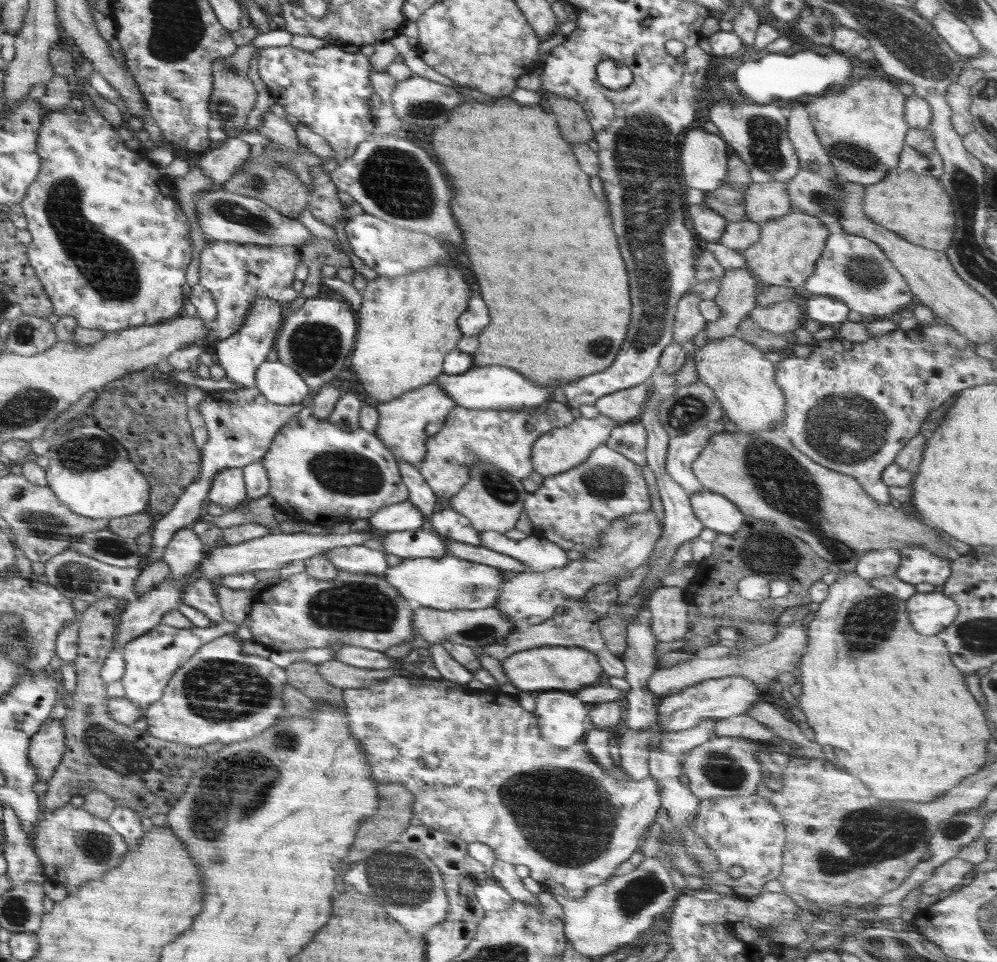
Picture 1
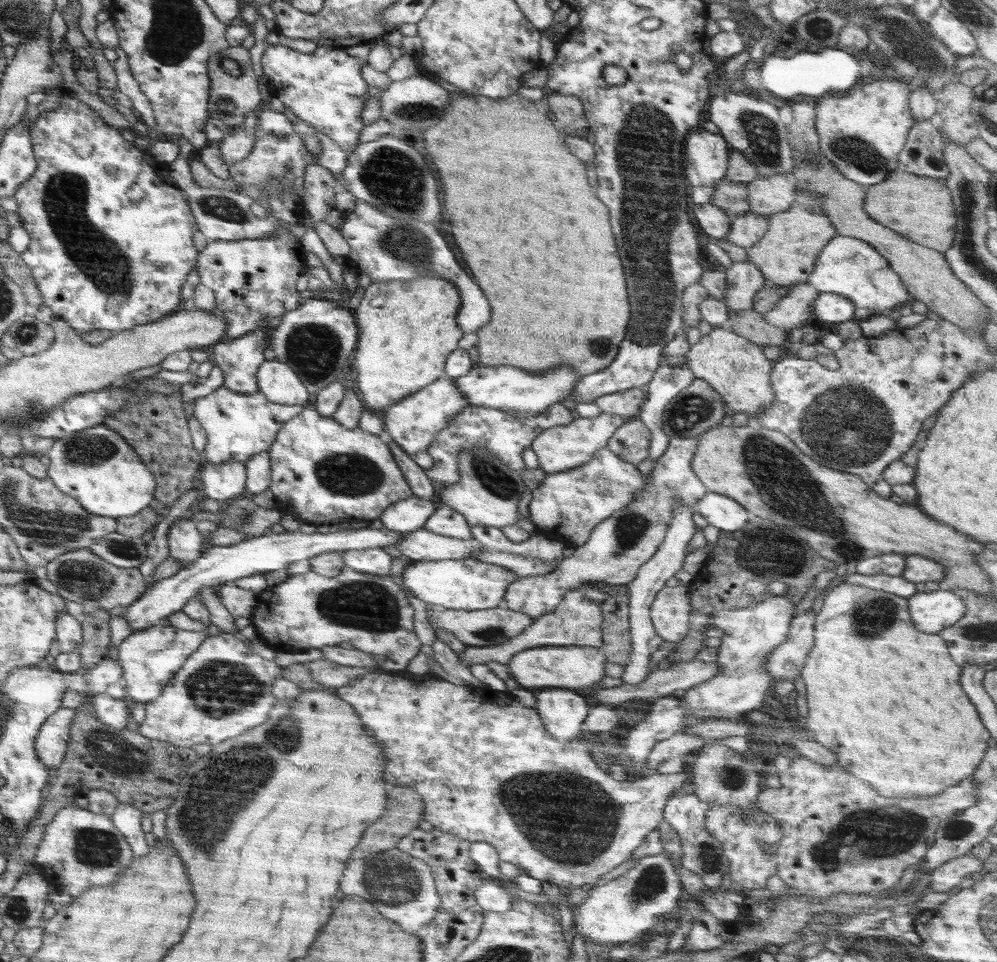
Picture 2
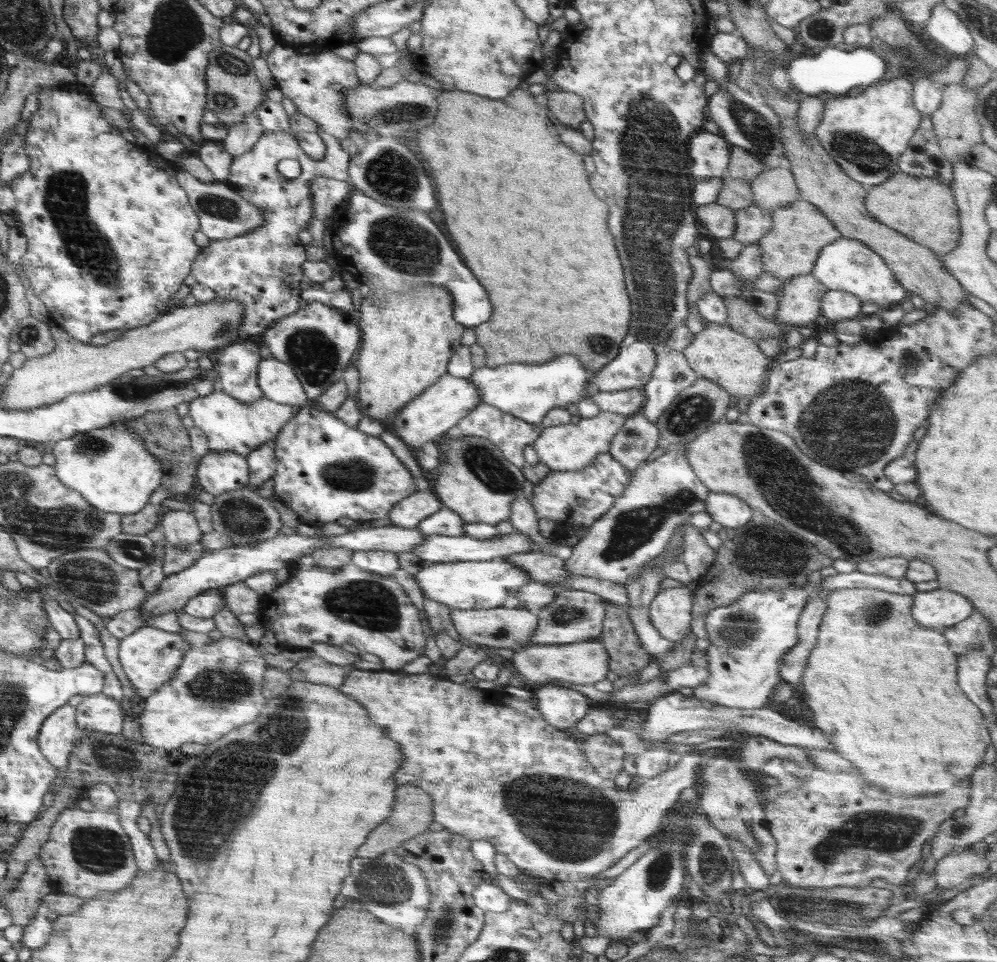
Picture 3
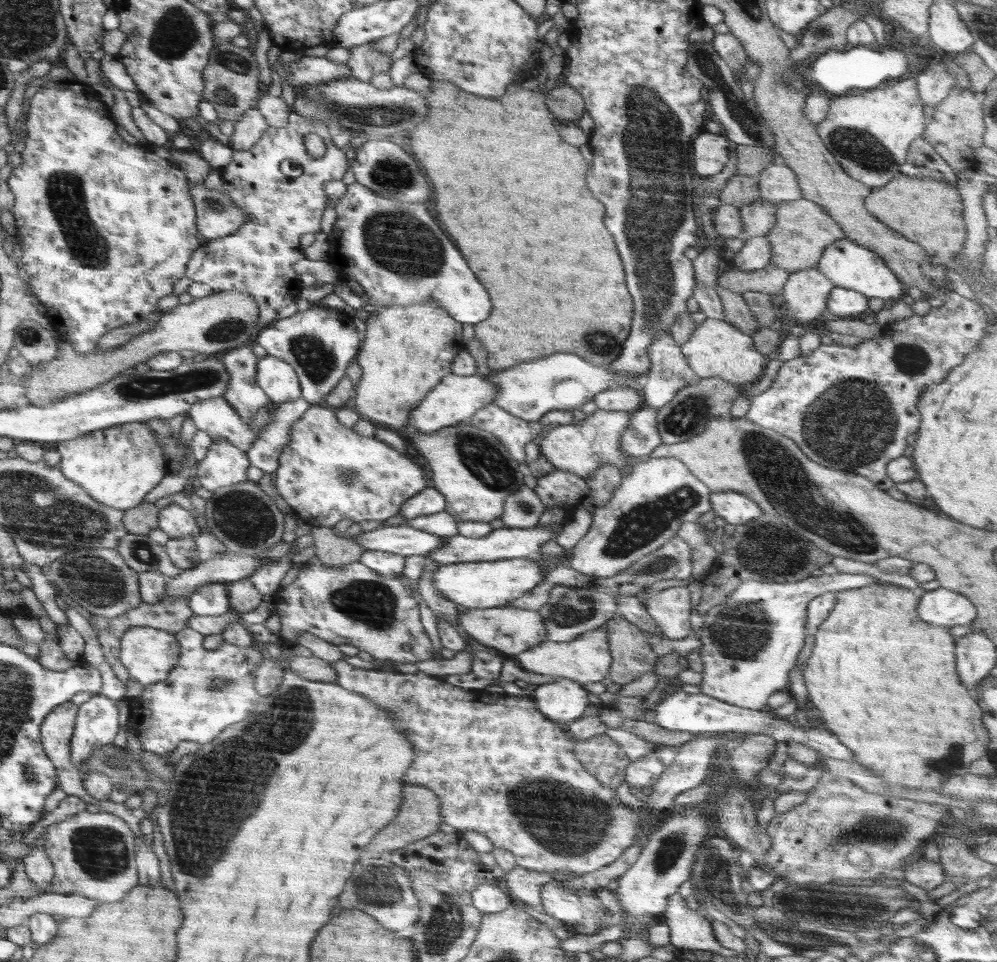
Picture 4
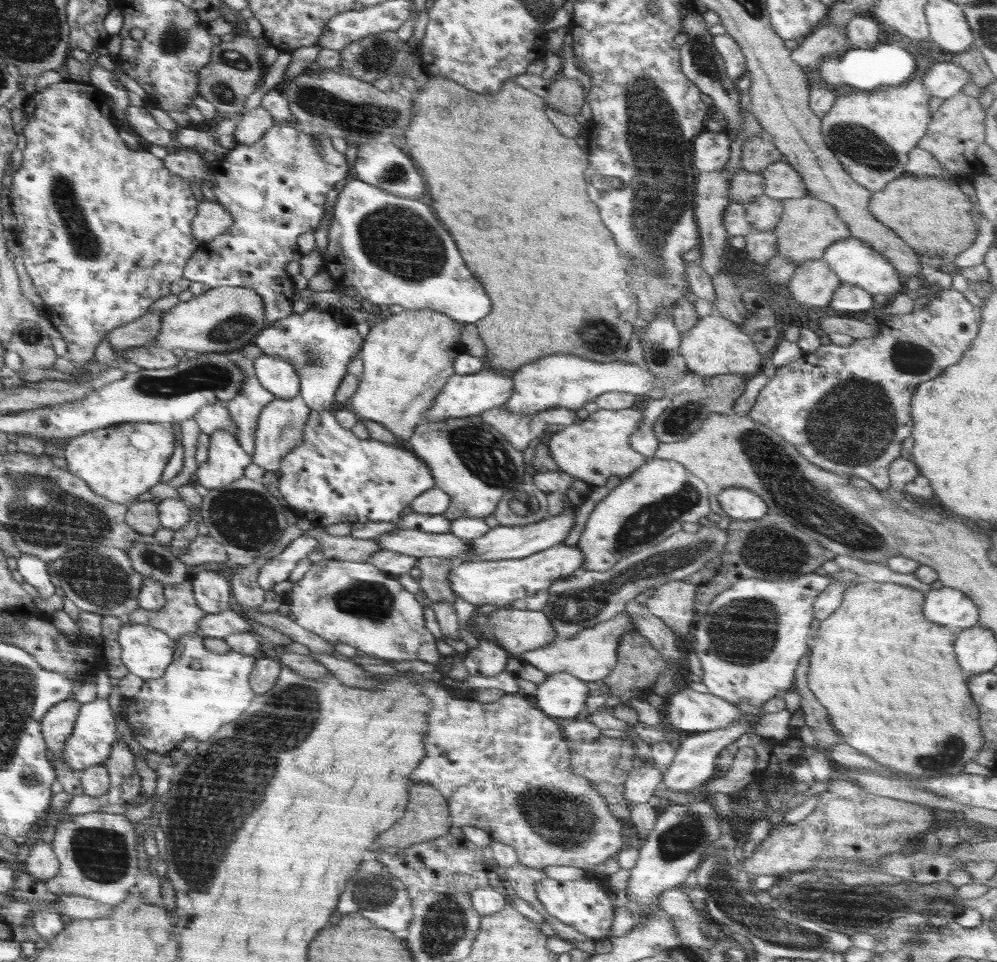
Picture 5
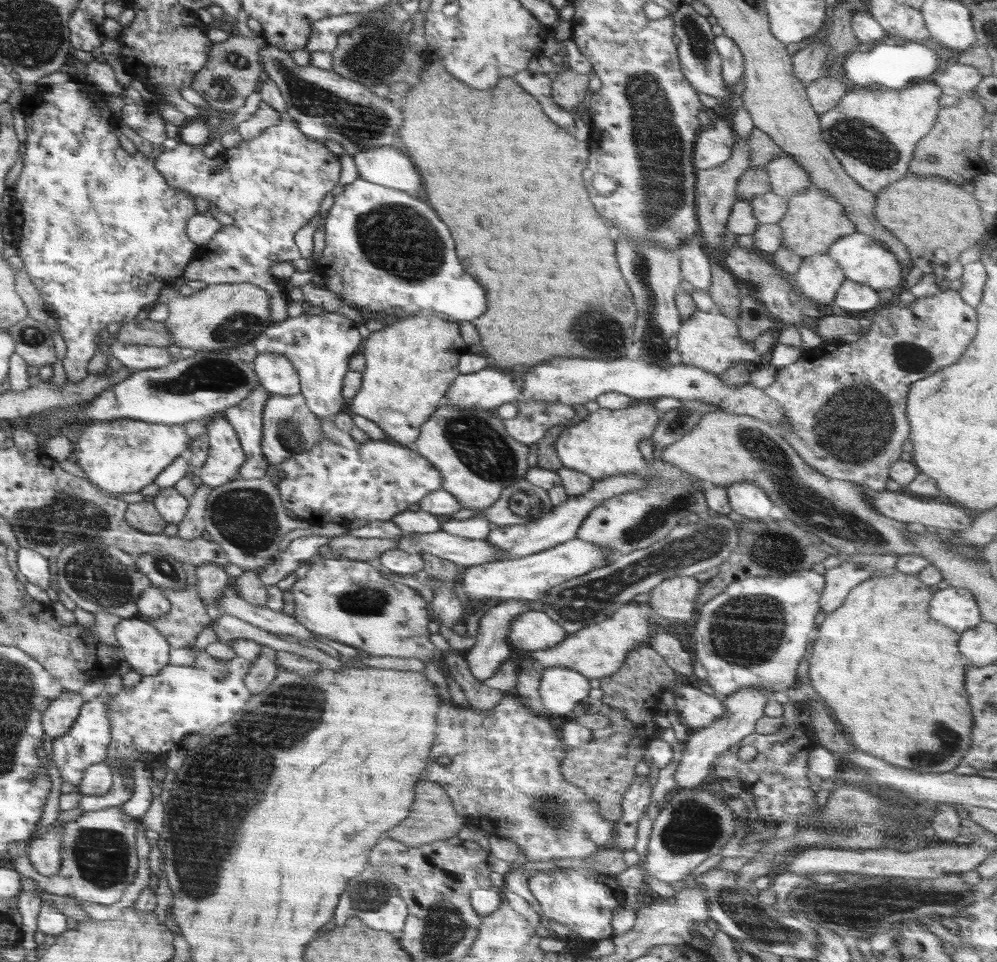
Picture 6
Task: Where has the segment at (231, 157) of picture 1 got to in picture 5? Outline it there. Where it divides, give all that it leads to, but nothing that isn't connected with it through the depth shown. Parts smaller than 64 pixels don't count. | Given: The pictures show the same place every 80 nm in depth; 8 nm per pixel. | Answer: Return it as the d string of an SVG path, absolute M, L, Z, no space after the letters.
M256 107L252 111L244 113L239 118L236 126L236 131L233 133L237 144L251 145L262 136L274 125L274 119L270 112L264 107Z

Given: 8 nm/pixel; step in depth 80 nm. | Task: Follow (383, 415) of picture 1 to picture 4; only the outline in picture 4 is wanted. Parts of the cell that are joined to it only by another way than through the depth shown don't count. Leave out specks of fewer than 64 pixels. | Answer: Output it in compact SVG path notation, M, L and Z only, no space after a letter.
M451 373L444 377L438 387L434 387L422 403L411 412L407 427L415 431L430 434L439 428L452 427L455 424L467 421L476 411L493 404L492 401L498 397L498 388L485 376L457 376Z

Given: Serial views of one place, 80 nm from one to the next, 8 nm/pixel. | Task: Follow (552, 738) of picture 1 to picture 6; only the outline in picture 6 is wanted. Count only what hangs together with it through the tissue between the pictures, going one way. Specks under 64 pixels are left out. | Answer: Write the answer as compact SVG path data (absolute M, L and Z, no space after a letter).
M564 667L547 668L541 675L539 693L549 716L568 716L588 696L589 679Z

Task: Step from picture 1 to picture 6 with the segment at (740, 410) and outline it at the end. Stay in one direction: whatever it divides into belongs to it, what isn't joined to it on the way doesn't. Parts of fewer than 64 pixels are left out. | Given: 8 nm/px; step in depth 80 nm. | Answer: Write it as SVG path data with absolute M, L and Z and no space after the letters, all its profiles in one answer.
M696 311L685 321L681 322L678 332L678 346L676 351L682 357L682 363L696 368L702 368L710 374L720 375L732 368L736 362L759 362L761 356L756 353L753 342L740 339L736 322L722 313Z

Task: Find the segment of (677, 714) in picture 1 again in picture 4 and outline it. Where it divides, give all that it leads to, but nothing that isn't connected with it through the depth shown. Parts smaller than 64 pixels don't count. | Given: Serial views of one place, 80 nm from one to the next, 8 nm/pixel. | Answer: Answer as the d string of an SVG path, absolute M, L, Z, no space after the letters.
M836 573L810 576L807 579L789 583L752 582L747 580L731 592L726 602L714 606L702 616L702 633L700 634L700 654L703 662L703 679L698 686L702 694L722 702L750 710L765 708L768 697L789 684L790 671L797 662L800 650L806 640L806 608L815 596L825 592L838 592L853 588L877 585L894 585L880 582L864 574Z

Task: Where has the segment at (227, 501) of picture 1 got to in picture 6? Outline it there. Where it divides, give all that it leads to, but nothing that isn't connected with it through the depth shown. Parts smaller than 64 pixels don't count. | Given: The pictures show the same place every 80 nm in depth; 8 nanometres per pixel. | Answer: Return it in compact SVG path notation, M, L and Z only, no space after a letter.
M226 418L214 419L207 424L206 435L209 453L204 467L198 470L198 477L212 488L234 481L246 462L246 455L233 424Z

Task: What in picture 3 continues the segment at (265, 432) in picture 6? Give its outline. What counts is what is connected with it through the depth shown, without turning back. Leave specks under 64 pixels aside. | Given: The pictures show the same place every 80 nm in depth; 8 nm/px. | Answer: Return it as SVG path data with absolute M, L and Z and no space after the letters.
M275 438L252 449L245 458L248 464L249 484L258 489L275 474Z

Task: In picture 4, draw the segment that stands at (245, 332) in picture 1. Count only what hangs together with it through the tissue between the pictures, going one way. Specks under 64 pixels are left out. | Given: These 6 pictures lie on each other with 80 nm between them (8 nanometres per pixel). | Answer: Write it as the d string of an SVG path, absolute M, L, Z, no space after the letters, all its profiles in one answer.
M244 346L223 352L220 358L228 372L229 383L224 398L242 420L249 422L258 408L271 402L256 383L258 357L252 353L250 346Z

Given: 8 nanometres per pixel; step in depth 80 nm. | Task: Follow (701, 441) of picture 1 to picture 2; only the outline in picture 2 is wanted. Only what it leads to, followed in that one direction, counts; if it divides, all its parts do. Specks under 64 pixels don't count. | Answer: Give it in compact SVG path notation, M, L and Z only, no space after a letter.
M699 436L669 439L662 458L656 460L656 466L650 472L650 478L645 479L641 491L628 503L627 508L615 510L597 524L588 540L576 547L571 556L558 562L551 574L517 578L505 592L508 610L524 613L534 622L540 615L554 612L567 592L595 582L615 586L632 582L640 566L648 562L663 543L673 517L673 500L682 500L681 504L695 508L696 500L700 500L708 491L691 466L698 443Z

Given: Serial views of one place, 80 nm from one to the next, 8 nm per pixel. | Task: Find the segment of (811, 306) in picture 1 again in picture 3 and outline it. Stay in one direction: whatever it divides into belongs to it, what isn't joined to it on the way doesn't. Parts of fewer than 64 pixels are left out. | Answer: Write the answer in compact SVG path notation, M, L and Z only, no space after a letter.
M827 290L822 297L822 321L841 321L859 317L862 302L851 292Z

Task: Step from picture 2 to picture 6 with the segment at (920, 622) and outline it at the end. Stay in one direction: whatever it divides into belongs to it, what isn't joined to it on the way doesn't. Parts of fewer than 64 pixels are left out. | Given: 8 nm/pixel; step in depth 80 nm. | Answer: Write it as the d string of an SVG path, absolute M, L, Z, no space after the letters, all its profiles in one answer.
M949 586L933 592L928 616L962 633L981 621L978 607L975 596L968 589Z

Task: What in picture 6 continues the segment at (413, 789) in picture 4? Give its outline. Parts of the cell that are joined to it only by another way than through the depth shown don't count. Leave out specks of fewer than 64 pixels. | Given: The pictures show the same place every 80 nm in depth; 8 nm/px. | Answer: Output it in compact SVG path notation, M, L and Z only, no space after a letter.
M427 780L419 782L420 784L416 784L416 800L412 802L408 817L395 828L386 832L385 837L392 838L392 840L410 848L418 848L421 845L457 837L458 831L464 827L464 823L460 820L460 816L456 814L448 793L438 783Z

